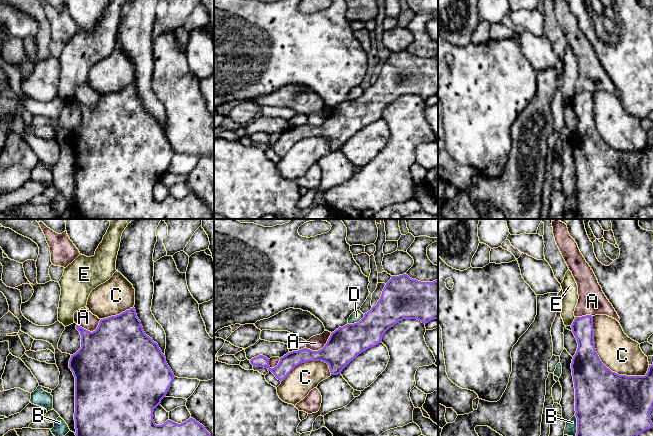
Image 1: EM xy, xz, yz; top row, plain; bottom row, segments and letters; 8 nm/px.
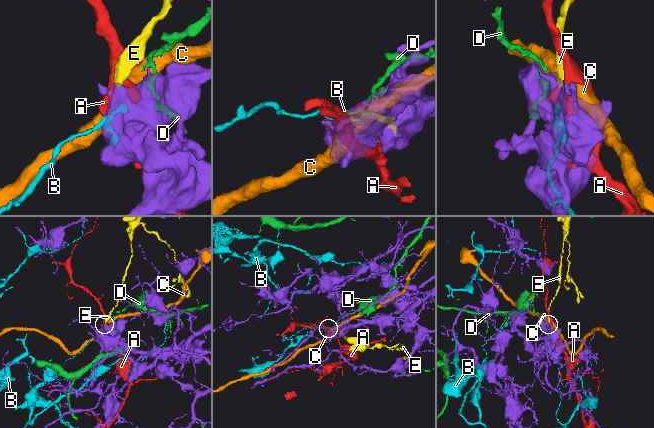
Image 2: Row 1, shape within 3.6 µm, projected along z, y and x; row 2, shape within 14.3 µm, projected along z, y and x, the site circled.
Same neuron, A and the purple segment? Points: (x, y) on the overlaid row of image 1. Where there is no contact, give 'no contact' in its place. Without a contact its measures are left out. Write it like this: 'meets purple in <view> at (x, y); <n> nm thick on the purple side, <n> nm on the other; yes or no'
meets purple in xz at (322, 348); 280 nm thick on the purple side, 120 nm on the other; no

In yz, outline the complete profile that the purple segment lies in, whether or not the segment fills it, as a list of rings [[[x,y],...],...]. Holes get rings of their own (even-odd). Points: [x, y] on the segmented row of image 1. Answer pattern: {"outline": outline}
{"outline": [[[593,316],[575,317],[571,328],[578,343],[571,363],[575,388],[576,436],[638,436],[643,431],[653,428],[650,416],[653,409],[653,364],[649,365],[645,376],[626,376],[612,372],[602,363],[596,352]]]}

